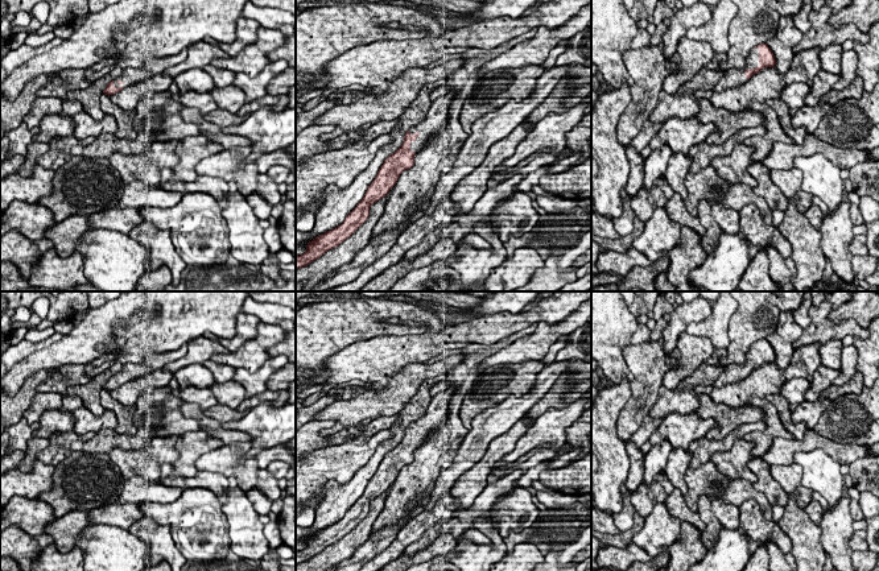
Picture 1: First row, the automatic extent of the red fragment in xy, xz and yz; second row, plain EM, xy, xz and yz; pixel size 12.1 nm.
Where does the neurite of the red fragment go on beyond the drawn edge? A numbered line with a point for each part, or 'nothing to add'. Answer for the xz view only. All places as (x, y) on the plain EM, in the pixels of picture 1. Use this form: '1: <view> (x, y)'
1: xz (436, 413)

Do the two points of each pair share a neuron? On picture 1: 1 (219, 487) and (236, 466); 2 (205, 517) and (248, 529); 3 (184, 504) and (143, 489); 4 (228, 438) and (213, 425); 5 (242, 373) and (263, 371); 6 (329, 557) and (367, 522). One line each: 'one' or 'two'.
1: two
2: two
3: two
4: one
5: one
6: one

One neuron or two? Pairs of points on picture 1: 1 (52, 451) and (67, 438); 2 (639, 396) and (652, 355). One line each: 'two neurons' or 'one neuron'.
1: one neuron
2: one neuron

